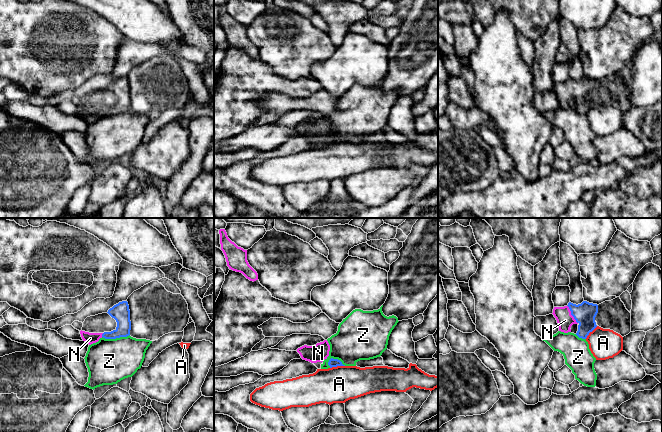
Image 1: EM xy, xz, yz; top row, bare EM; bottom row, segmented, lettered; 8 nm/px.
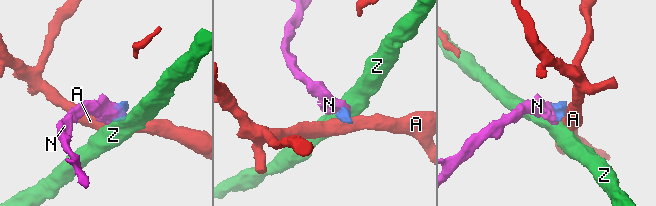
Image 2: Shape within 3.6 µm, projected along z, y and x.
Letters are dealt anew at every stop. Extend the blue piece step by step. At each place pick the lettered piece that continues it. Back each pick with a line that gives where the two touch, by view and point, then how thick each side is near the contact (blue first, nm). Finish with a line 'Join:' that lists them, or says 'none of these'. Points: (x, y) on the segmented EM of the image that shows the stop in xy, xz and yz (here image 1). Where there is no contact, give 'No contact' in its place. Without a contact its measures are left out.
N: Touches blue at yz (571, 314). Thickness 170 nm (blue) against 140 nm
Join: N

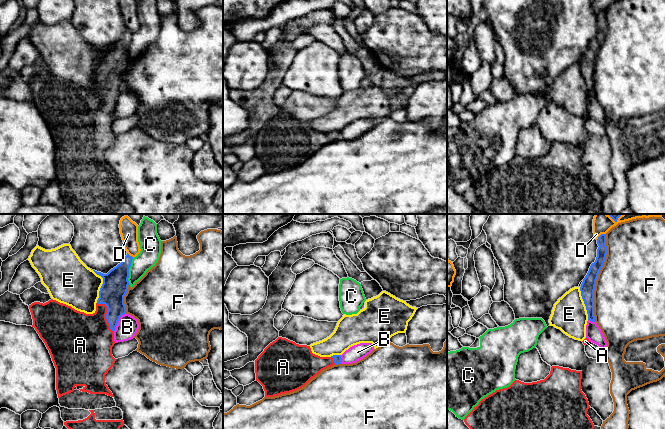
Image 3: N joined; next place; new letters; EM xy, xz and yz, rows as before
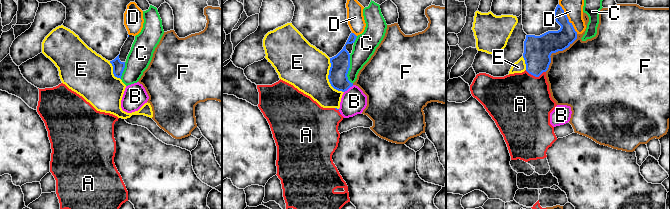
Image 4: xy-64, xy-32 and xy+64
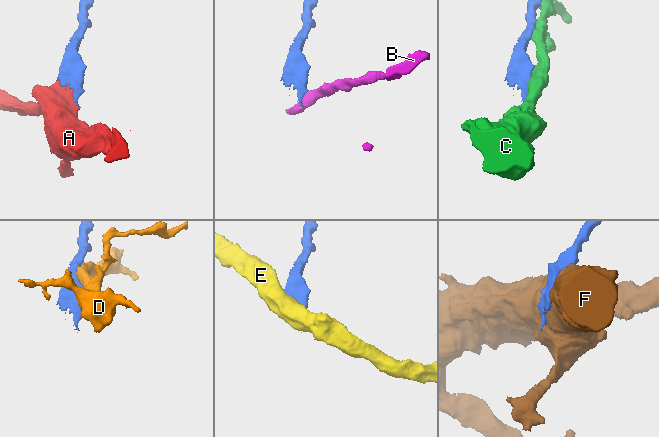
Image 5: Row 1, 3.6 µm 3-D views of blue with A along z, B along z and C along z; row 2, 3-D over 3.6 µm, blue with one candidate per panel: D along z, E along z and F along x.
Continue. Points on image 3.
A: Touches blue at xy (106, 314). Thickness 200 nm (blue) against 400 nm
Join: A

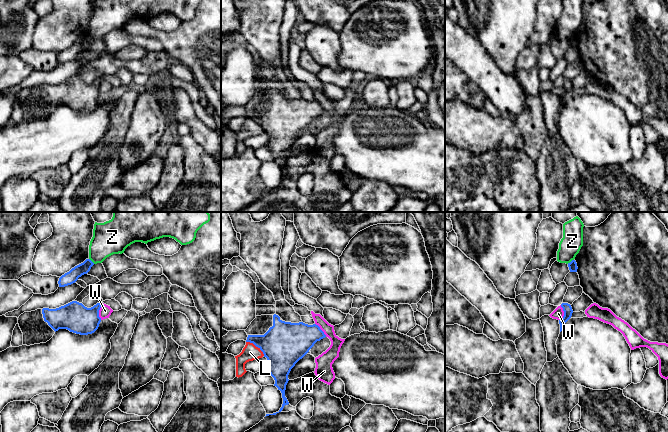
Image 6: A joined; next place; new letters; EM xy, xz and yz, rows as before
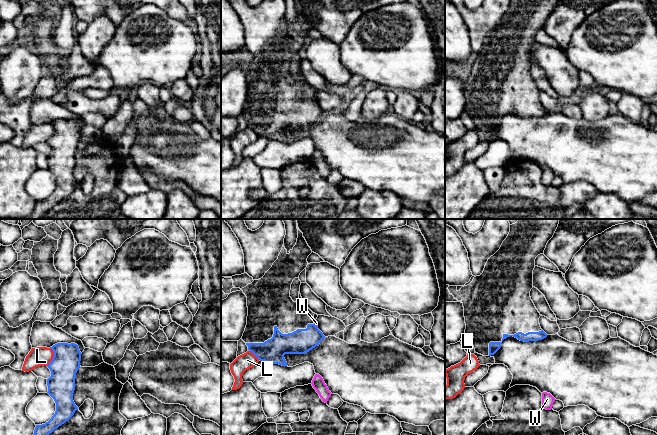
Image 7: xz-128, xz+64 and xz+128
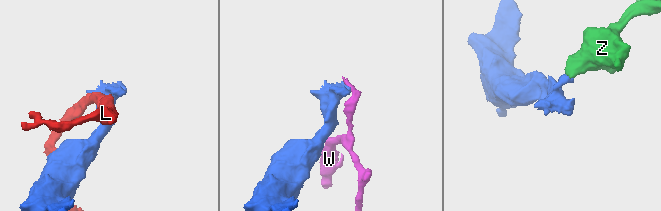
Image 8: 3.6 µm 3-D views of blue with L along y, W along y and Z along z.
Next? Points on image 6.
Join: none of these

